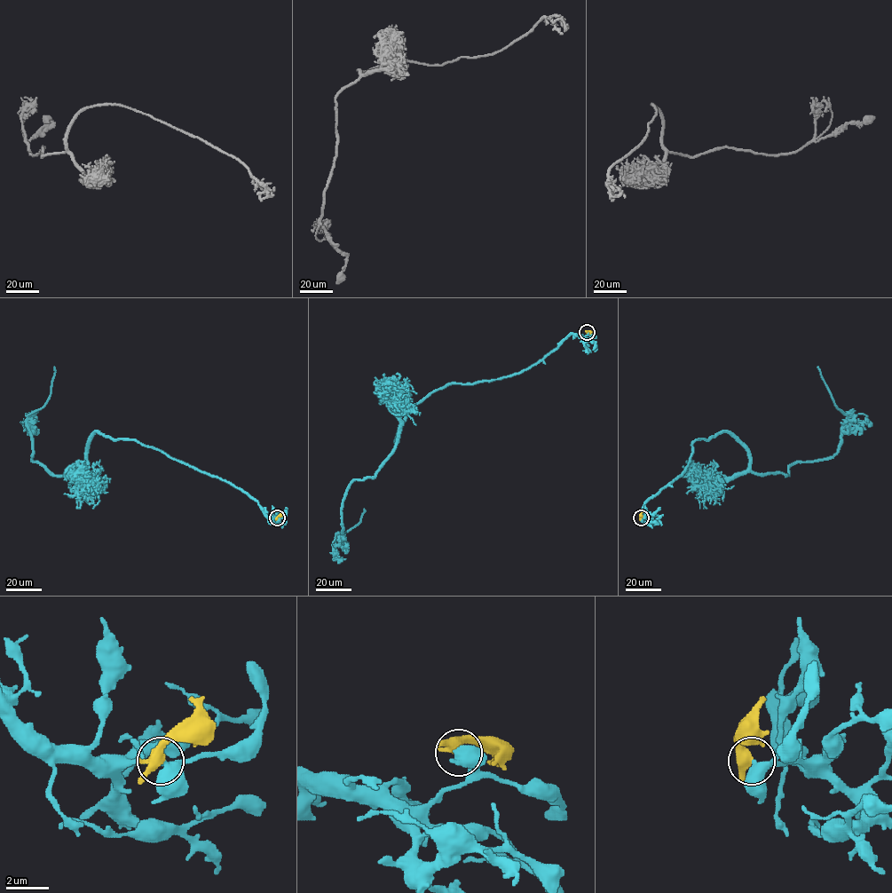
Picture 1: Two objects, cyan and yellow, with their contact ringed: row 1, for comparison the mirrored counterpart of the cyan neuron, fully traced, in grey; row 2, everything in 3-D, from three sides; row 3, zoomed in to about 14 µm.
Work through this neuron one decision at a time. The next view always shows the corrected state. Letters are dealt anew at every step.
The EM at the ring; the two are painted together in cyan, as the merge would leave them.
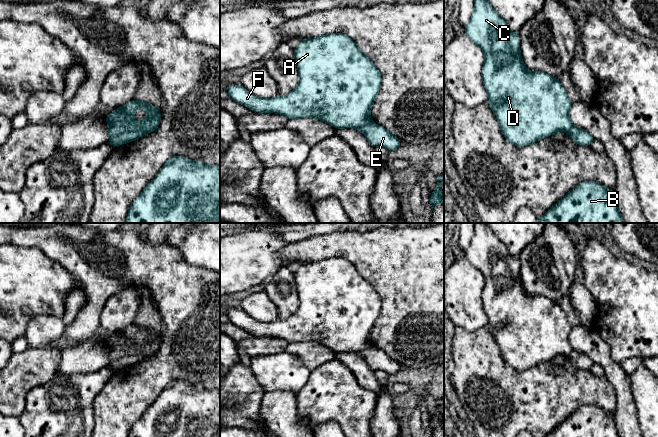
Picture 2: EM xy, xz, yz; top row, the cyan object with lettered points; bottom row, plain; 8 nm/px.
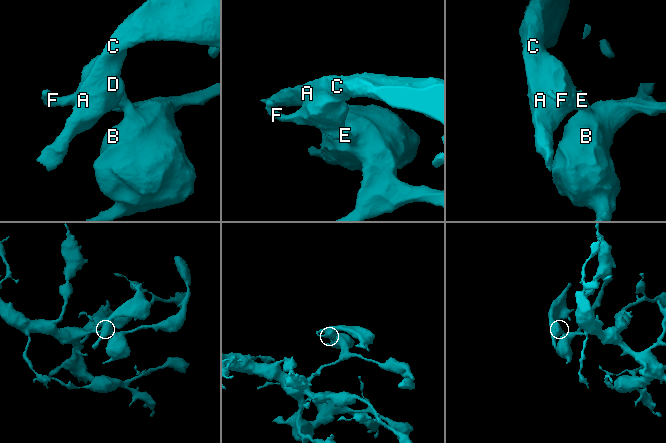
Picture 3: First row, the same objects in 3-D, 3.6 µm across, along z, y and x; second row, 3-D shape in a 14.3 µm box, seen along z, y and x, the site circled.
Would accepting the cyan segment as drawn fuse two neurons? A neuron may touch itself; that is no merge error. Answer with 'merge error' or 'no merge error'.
merge error

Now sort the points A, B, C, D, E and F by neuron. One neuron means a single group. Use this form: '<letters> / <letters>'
A C D F / B E

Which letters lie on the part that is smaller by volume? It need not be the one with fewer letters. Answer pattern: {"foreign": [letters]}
{"foreign": ["A", "C", "D", "F"]}

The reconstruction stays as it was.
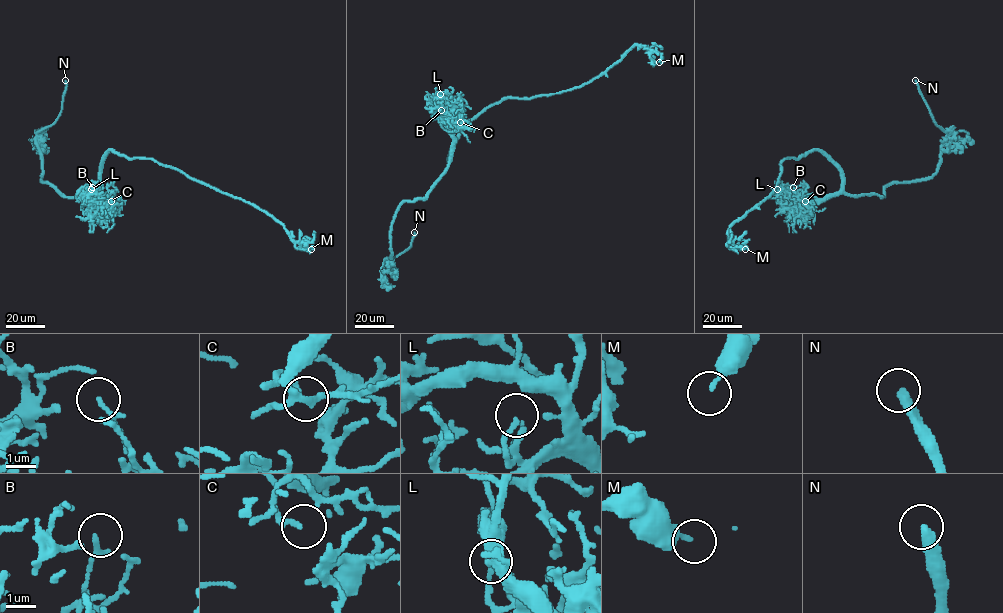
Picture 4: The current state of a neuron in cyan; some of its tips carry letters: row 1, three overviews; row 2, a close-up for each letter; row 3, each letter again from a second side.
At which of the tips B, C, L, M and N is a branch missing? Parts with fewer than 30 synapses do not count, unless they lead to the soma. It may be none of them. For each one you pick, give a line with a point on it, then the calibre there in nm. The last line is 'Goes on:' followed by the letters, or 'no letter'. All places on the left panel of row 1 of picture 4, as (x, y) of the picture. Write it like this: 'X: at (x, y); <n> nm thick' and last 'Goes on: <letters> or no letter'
L: at (91, 189); 130 nm thick
N: at (65, 80); 360 nm thick
Goes on: L, N

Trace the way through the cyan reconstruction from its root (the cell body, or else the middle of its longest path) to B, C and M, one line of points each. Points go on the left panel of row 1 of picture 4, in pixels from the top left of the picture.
B: (104, 157), (100, 171), (103, 201), (91, 198), (92, 187)
C: (104, 157), (100, 171), (103, 200), (99, 202), (103, 205), (111, 201)
M: (104, 157), (113, 150), (129, 158), (151, 158), (175, 167), (256, 205), (277, 220), (302, 248), (311, 249)

